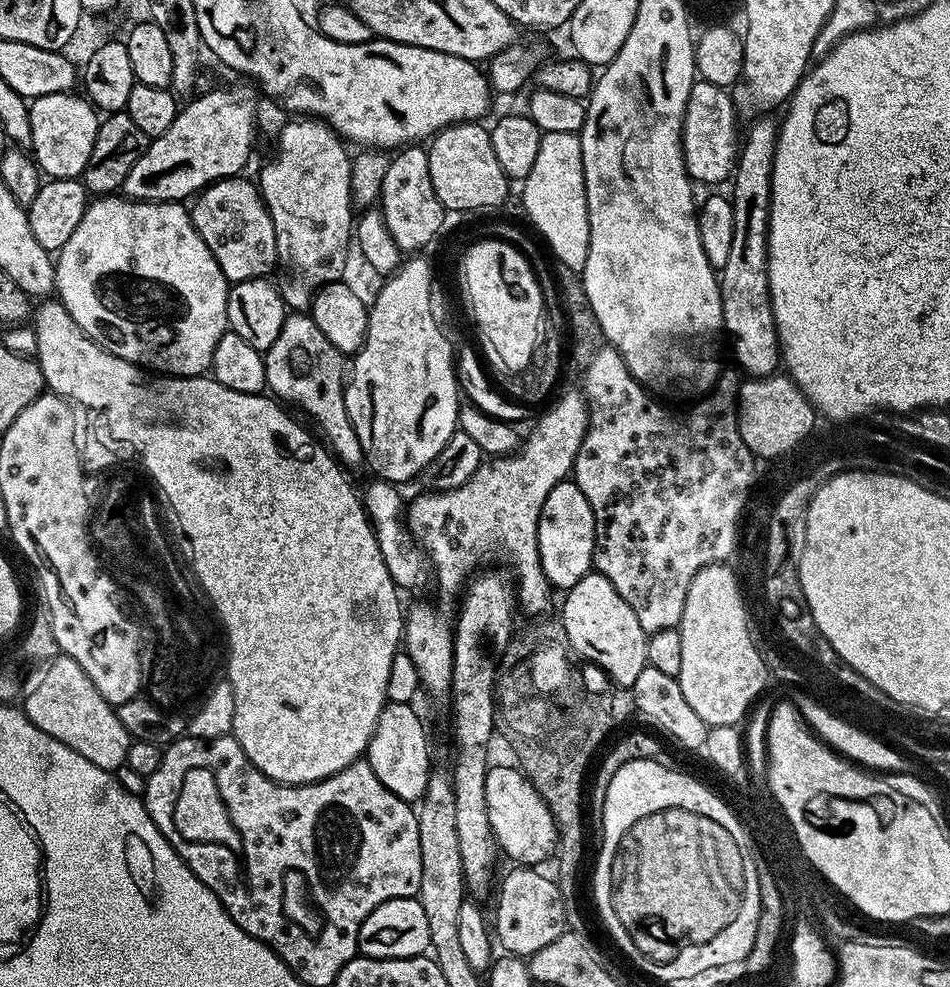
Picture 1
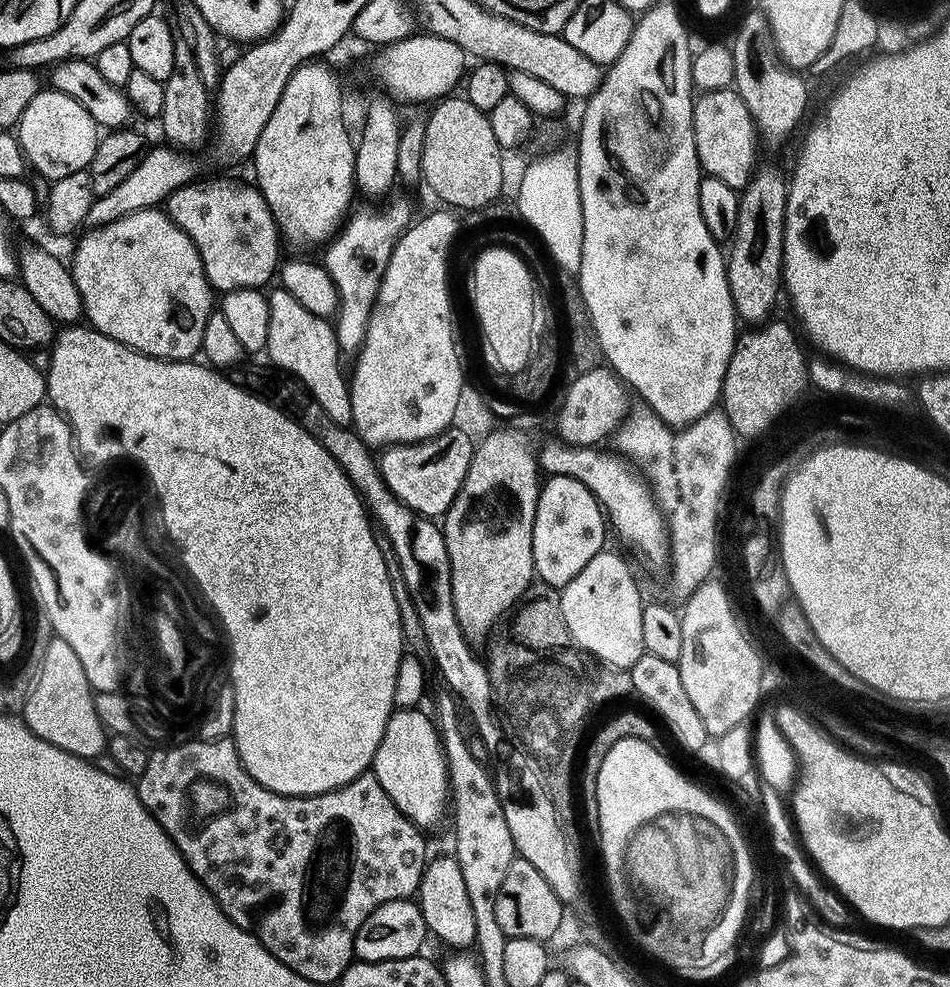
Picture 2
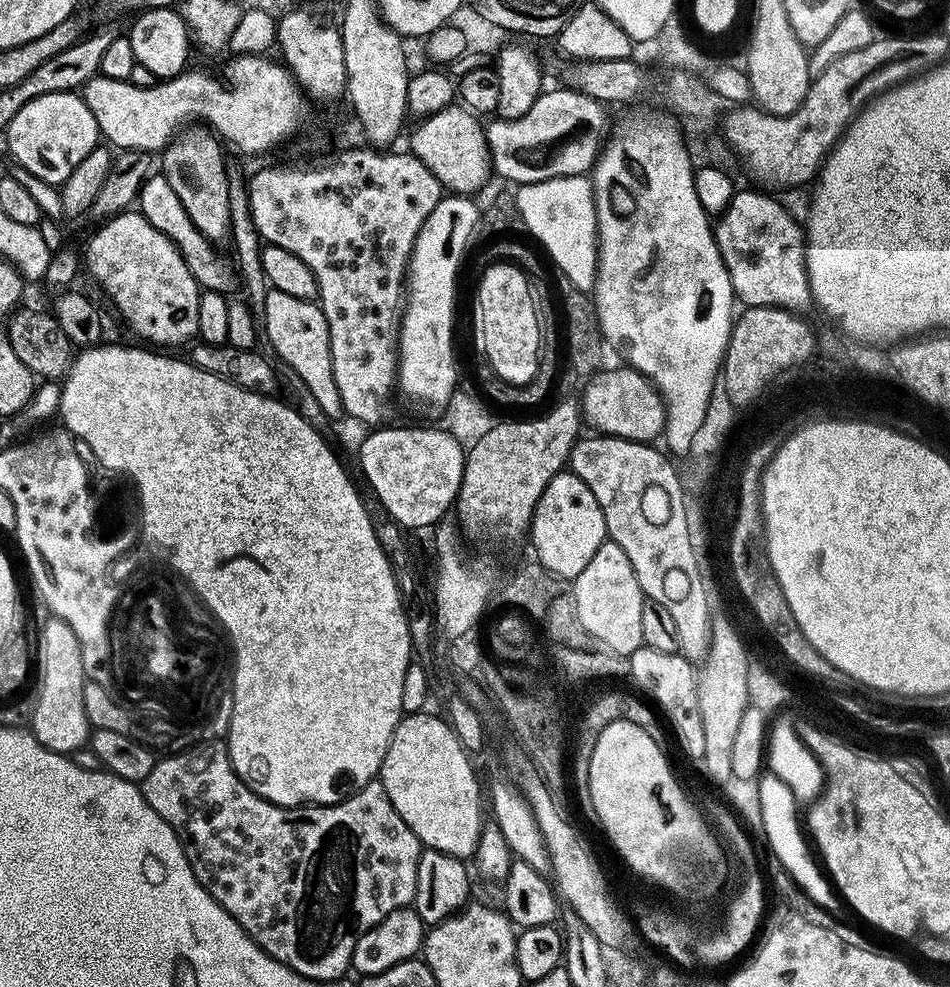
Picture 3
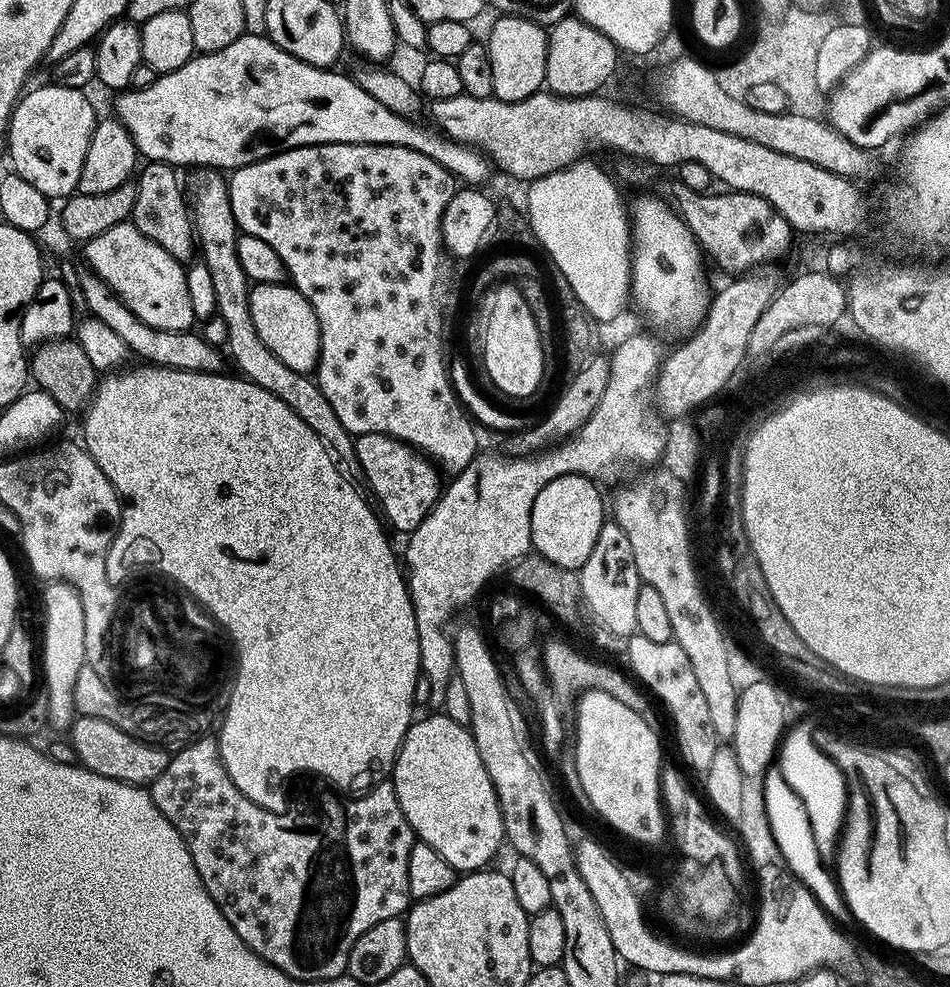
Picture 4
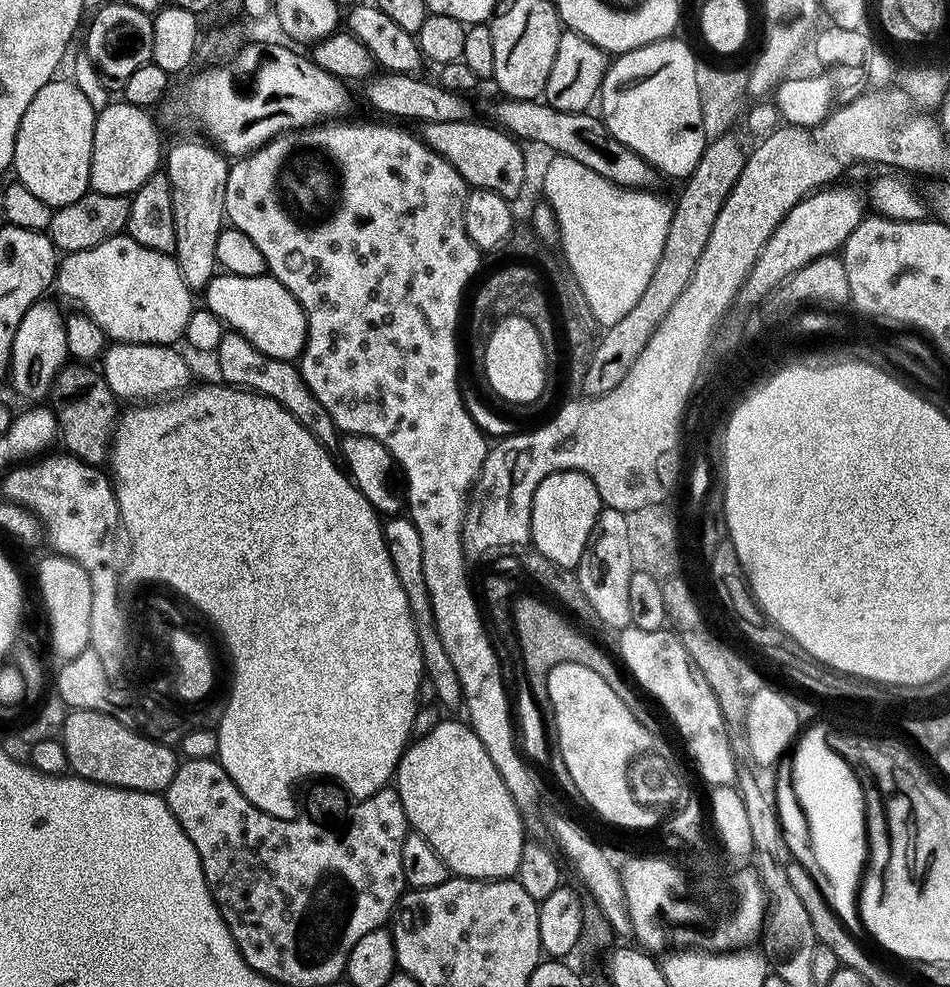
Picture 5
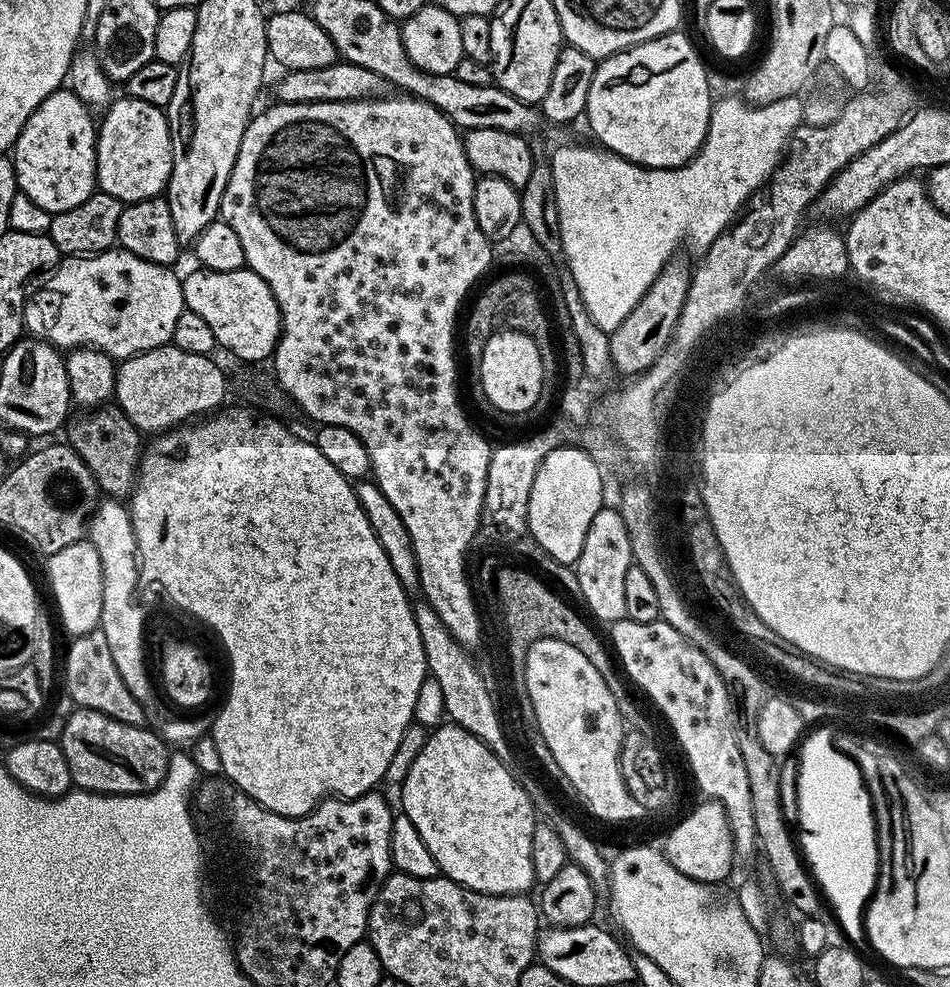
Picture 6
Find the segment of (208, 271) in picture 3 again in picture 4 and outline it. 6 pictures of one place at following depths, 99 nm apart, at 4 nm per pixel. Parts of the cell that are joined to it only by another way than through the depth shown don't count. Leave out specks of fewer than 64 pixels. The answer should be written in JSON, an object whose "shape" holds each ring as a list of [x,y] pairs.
{"shape":[[[155,162],[145,163],[139,169],[138,175],[135,177],[138,198],[134,198],[134,210],[130,223],[143,236],[150,238],[150,242],[162,246],[162,250],[166,250],[166,254],[170,254],[175,260],[188,262],[193,259],[194,225],[190,219],[190,208],[186,203],[185,193],[182,191],[182,180],[180,184],[176,172],[177,169],[171,164]]]}

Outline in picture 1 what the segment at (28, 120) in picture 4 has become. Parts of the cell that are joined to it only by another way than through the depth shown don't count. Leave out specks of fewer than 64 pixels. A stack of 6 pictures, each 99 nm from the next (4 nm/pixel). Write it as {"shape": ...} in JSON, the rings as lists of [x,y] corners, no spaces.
{"shape":[[[59,92],[35,97],[29,107],[33,148],[30,151],[37,168],[45,177],[53,180],[75,180],[83,177],[86,162],[90,162],[90,150],[94,150],[94,138],[98,134],[98,112],[83,95]]]}

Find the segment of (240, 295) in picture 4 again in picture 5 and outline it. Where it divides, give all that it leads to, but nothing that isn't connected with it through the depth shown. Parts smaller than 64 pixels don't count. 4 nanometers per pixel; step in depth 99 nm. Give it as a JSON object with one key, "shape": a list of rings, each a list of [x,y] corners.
{"shape":[[[231,330],[225,331],[218,342],[214,359],[216,368],[220,371],[219,379],[223,383],[256,392],[260,396],[274,398],[274,402],[278,402],[290,414],[294,414],[294,418],[298,418],[298,422],[302,422],[302,426],[306,426],[306,430],[314,434],[314,438],[323,448],[332,450],[341,443],[342,436],[334,418],[330,418],[330,414],[326,414],[326,406],[322,406],[322,402],[314,398],[310,386],[306,386],[299,367],[293,361],[270,358],[262,354],[262,350],[258,350],[242,333]]]}

